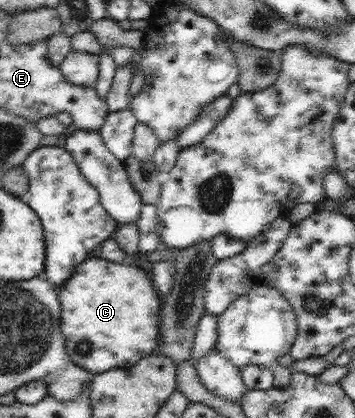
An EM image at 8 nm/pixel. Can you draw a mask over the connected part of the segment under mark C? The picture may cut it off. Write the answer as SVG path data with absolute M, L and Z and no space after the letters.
M98 254L91 255L87 258L75 271L75 275L71 279L65 281L63 289L67 291L59 291L59 299L61 299L61 331L65 340L65 349L67 350L67 356L71 359L71 362L75 362L75 365L85 369L88 373L97 375L99 373L105 373L111 369L115 368L129 368L133 365L137 365L143 357L151 355L151 351L160 345L161 339L159 337L159 303L161 299L153 287L152 278L147 277L145 271L141 271L139 266L134 266L132 262L128 263L115 263L114 261L109 261Z

